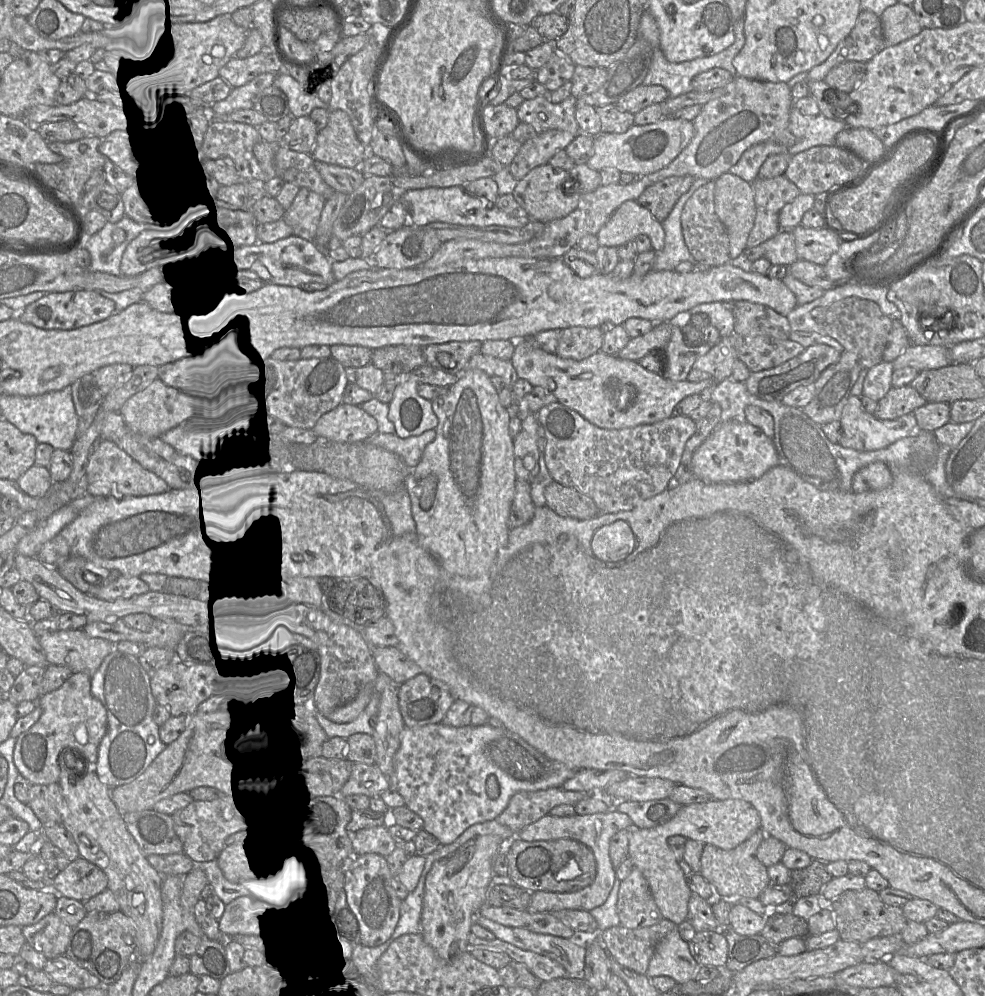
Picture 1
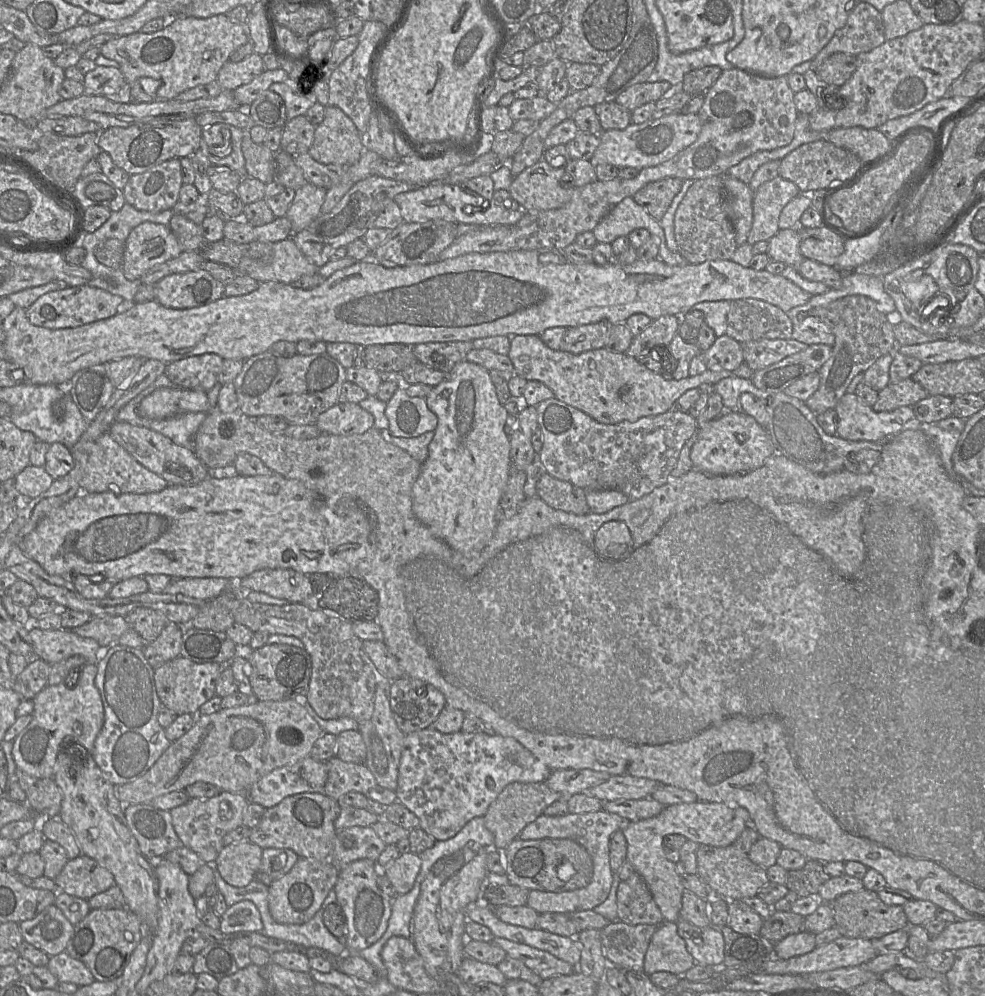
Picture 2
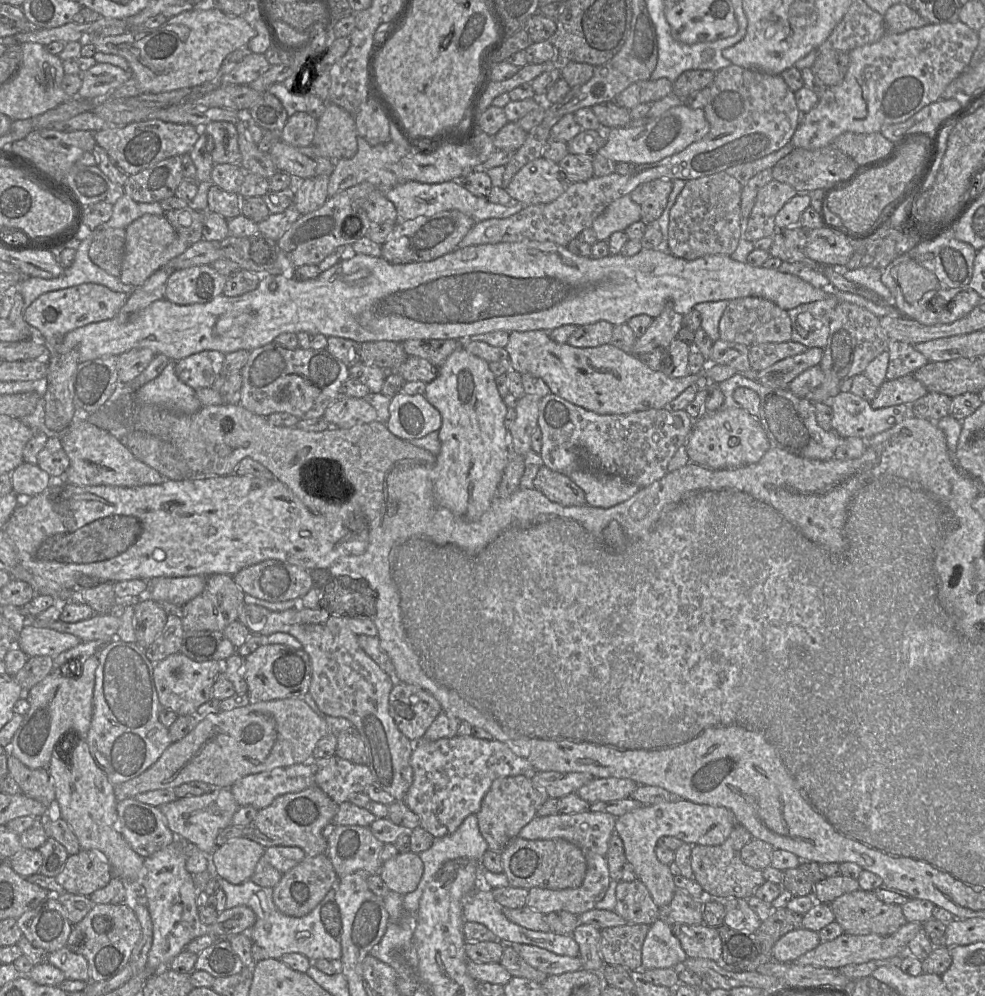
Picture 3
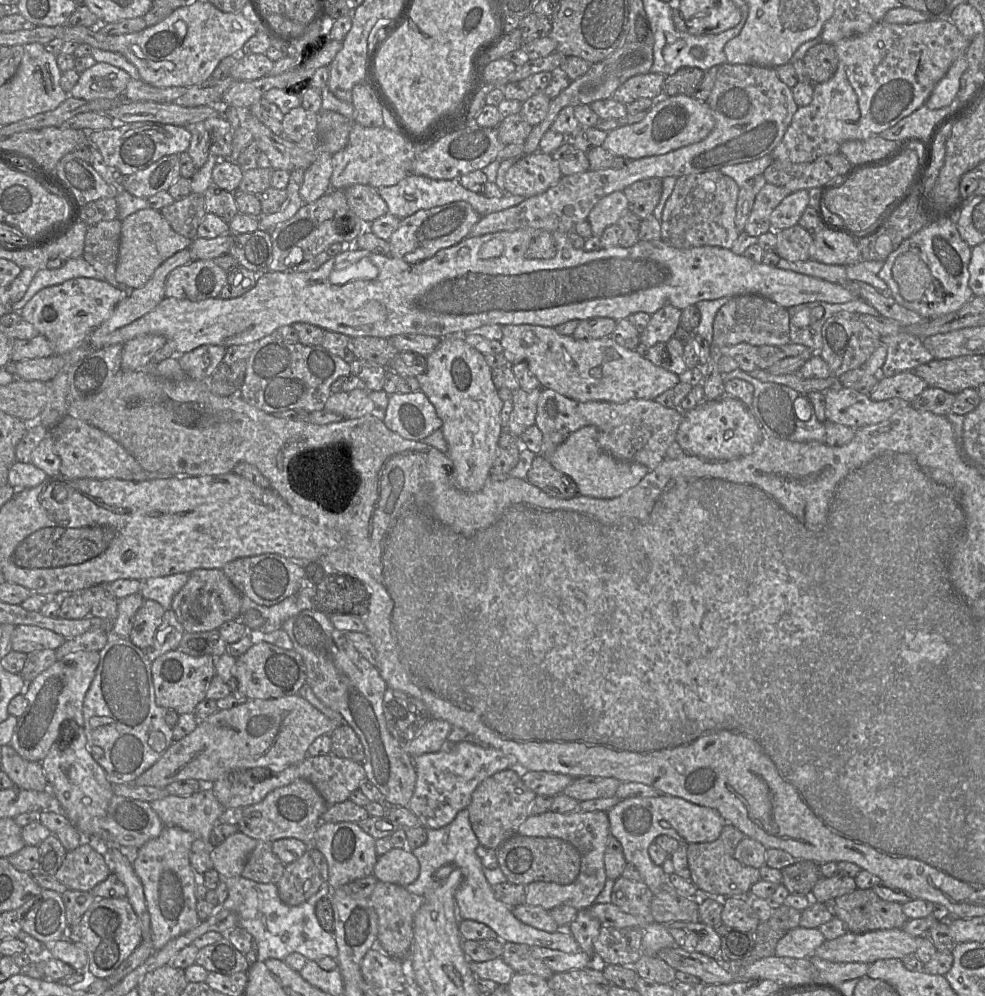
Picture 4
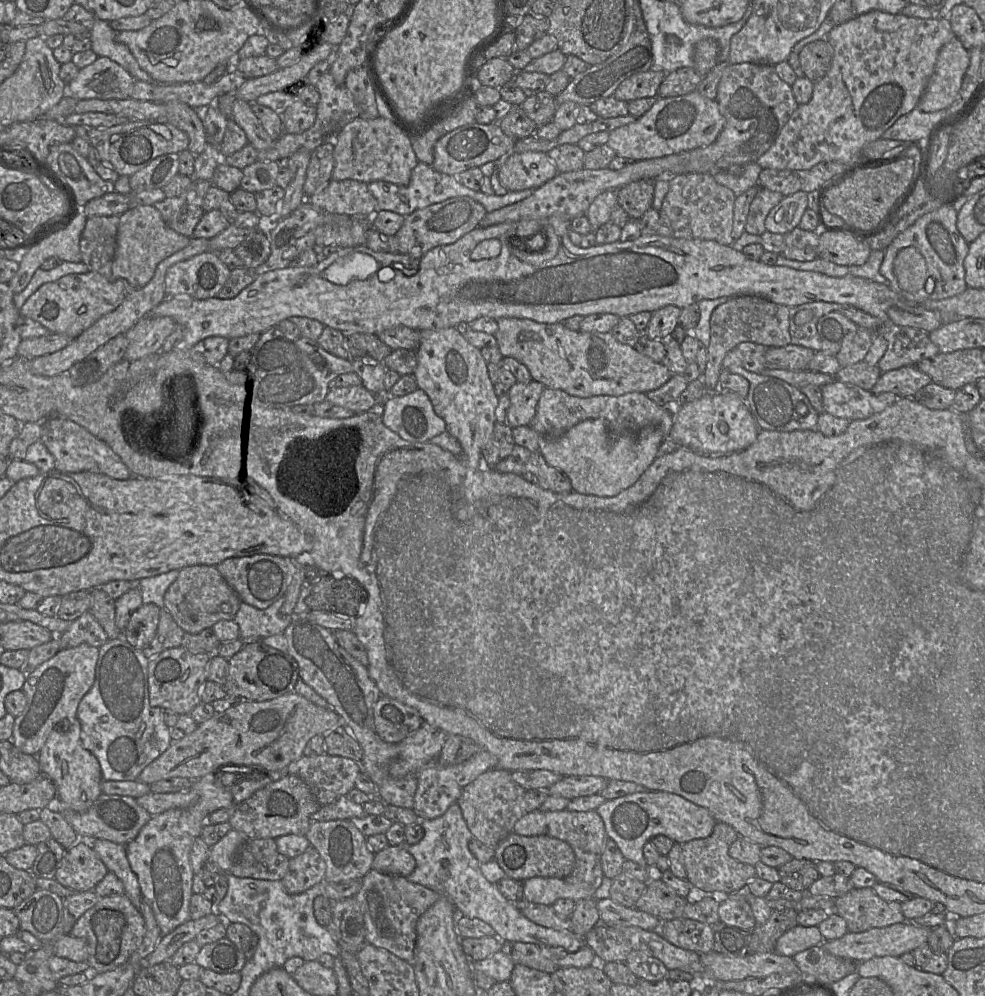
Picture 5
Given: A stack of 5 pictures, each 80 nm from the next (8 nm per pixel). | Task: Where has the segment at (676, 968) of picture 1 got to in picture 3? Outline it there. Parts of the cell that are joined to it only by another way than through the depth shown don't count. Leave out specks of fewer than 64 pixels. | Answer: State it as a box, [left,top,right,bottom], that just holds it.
[641,919,687,970]

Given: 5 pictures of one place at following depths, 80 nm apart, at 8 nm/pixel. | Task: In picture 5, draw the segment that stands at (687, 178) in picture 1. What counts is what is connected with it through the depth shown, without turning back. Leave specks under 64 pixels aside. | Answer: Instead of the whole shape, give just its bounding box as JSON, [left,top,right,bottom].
[617,179,655,219]

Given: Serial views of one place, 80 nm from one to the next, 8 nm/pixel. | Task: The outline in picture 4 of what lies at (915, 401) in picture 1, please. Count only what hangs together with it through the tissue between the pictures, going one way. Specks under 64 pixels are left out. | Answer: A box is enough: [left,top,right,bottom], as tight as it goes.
[870,371,927,403]

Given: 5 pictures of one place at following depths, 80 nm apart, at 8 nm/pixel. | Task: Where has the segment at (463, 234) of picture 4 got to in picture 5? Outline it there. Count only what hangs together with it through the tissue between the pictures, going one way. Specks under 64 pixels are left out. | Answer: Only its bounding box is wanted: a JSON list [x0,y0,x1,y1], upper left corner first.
[396,196,487,260]

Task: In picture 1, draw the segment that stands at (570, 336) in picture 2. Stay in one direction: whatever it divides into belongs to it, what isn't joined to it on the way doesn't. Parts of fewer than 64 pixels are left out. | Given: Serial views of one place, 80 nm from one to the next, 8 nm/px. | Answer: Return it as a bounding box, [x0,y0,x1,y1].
[556,327,605,360]

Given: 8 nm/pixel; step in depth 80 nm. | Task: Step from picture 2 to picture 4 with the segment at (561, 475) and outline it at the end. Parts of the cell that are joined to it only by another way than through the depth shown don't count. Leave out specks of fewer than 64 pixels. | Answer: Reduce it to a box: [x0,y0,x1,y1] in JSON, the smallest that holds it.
[535,388,683,471]

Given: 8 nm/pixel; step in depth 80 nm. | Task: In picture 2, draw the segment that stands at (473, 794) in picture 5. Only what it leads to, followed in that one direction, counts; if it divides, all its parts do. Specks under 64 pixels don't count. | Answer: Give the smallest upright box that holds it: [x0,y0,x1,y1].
[483,782,565,850]

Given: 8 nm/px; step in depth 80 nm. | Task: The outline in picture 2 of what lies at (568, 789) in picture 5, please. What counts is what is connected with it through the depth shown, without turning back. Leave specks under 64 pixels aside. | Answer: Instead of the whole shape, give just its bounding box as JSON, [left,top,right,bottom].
[586,776,658,801]

